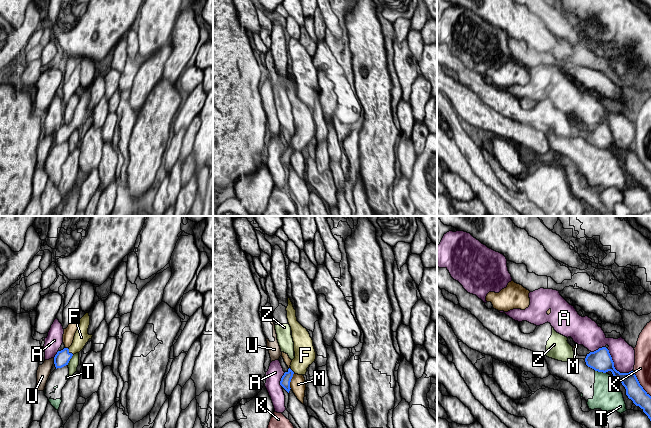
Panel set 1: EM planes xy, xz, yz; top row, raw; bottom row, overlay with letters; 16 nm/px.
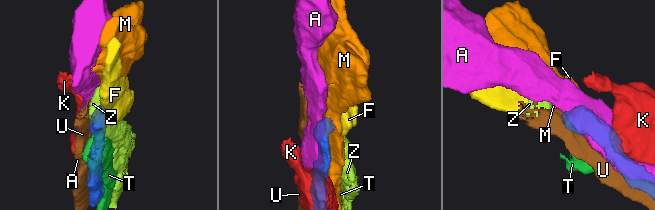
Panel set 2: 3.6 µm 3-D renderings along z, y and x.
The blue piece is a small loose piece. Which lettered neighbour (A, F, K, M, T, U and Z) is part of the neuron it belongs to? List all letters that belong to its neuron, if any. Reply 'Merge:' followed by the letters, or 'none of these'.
Merge: F

